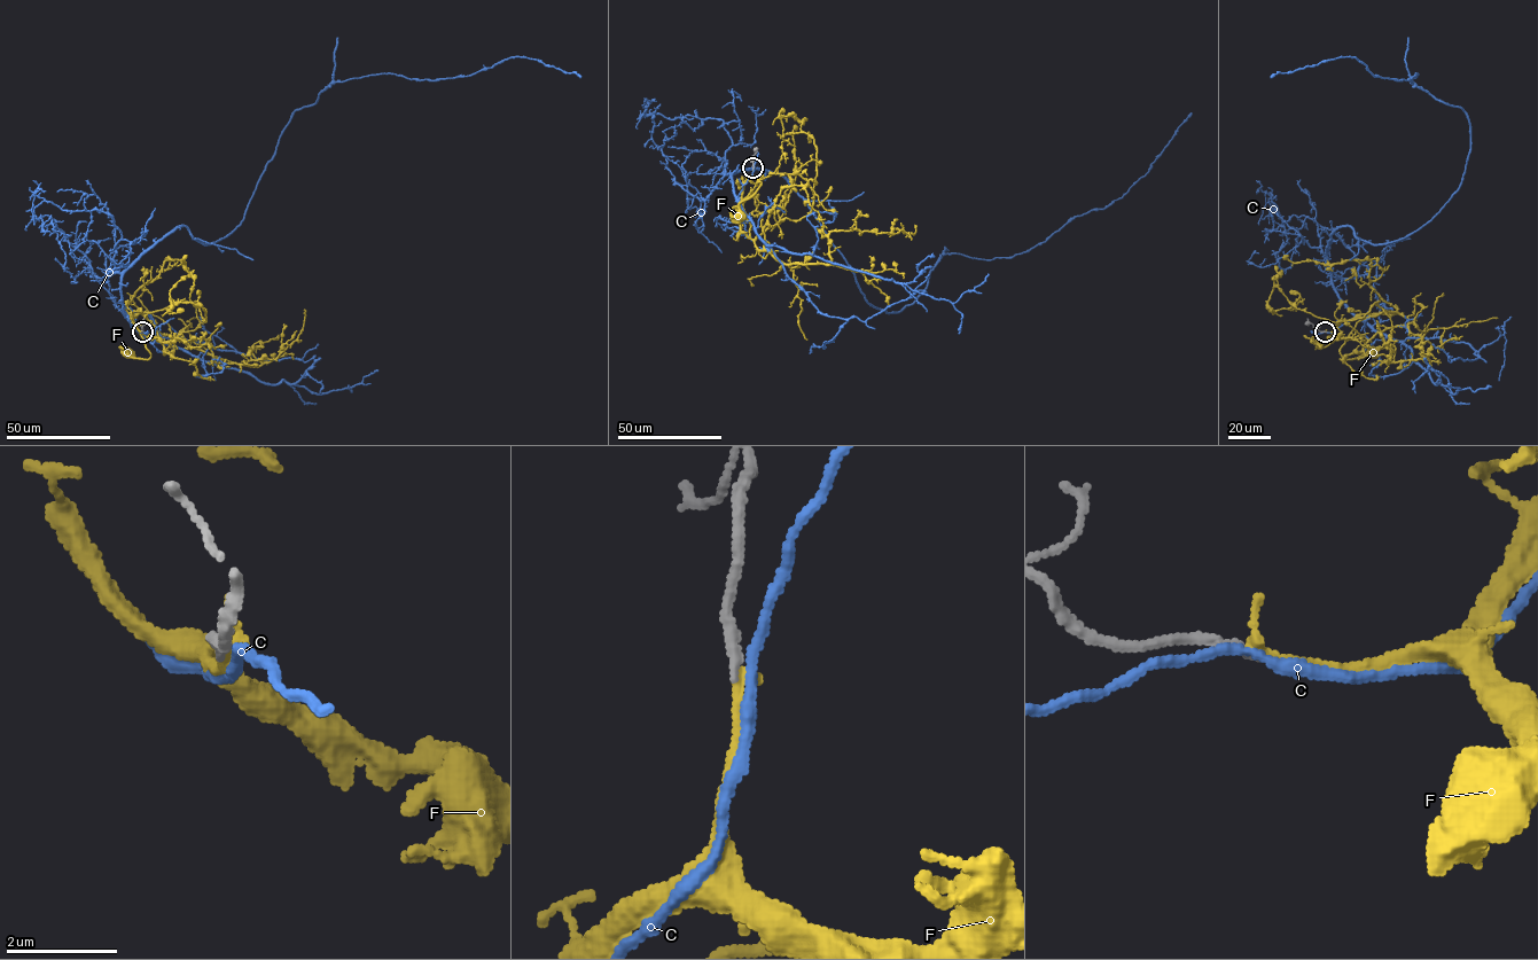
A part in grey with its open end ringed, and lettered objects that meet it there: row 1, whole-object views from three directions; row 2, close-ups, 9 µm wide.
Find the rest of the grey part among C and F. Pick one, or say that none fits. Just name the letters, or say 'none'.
F

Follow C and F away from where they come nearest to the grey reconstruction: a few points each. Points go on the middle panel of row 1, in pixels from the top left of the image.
C: (754, 168), (734, 194), (732, 174), (779, 173), (897, 312), (943, 255), (1013, 257), (1119, 198), (1192, 112)
F: (754, 168), (743, 182), (741, 207), (740, 229), (748, 236), (743, 202), (759, 181), (740, 204), (739, 216)

